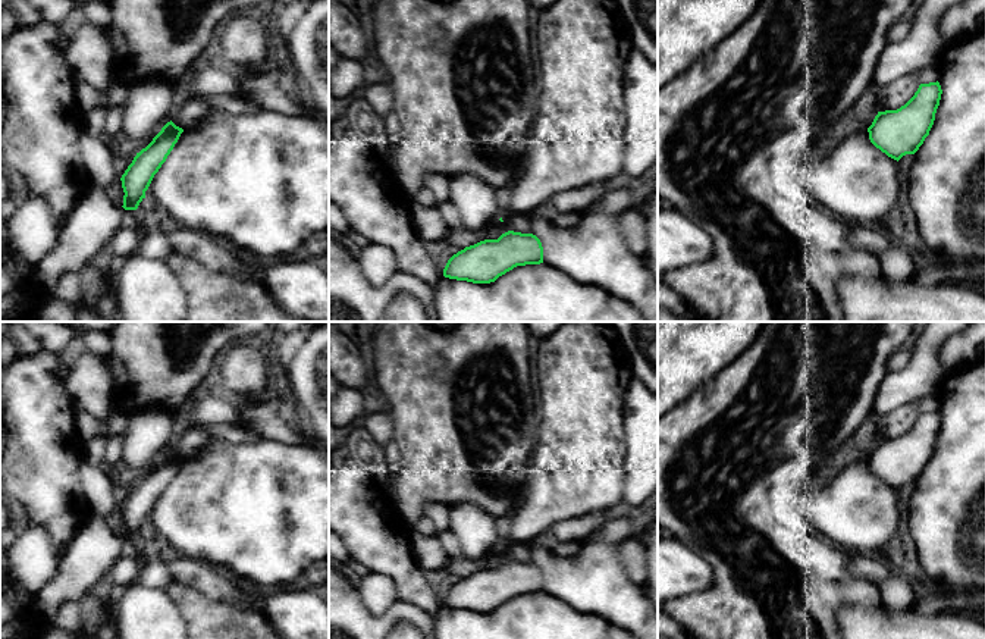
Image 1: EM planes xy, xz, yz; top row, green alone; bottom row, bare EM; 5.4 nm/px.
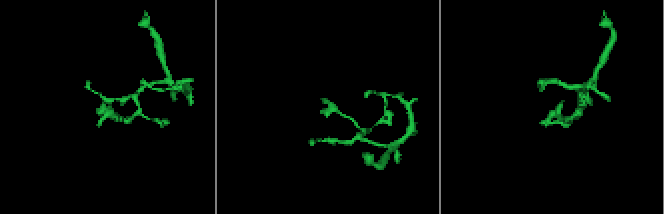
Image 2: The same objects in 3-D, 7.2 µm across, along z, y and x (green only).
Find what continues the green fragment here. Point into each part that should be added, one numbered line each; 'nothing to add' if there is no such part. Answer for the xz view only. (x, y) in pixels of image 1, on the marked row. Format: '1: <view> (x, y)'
nothing to add

